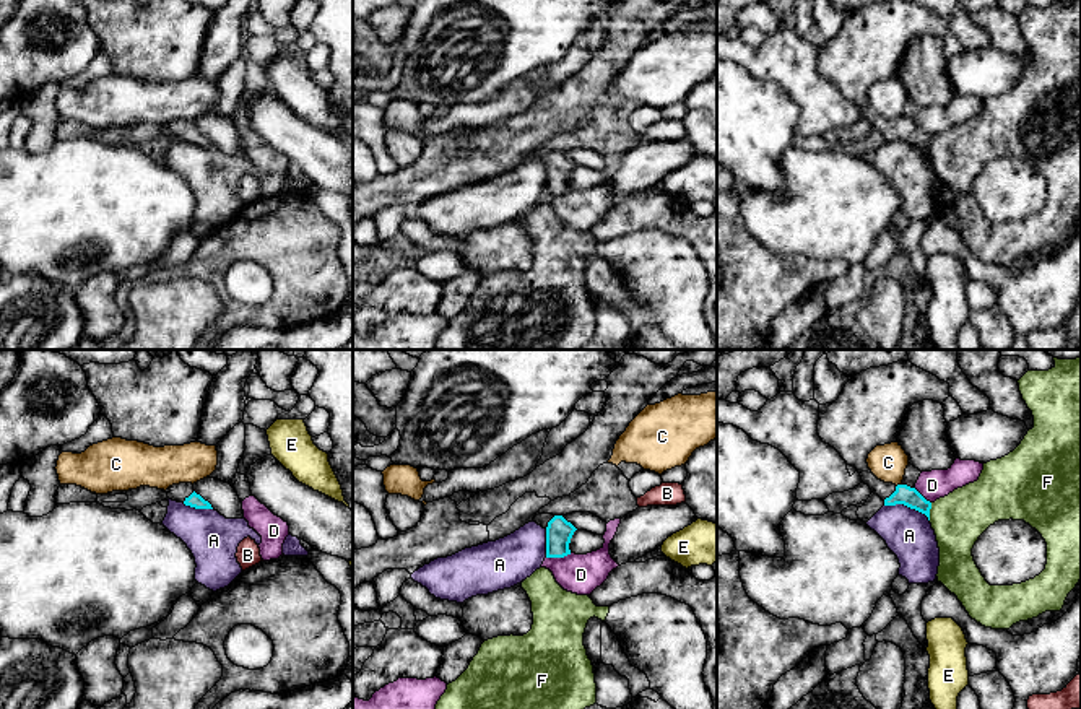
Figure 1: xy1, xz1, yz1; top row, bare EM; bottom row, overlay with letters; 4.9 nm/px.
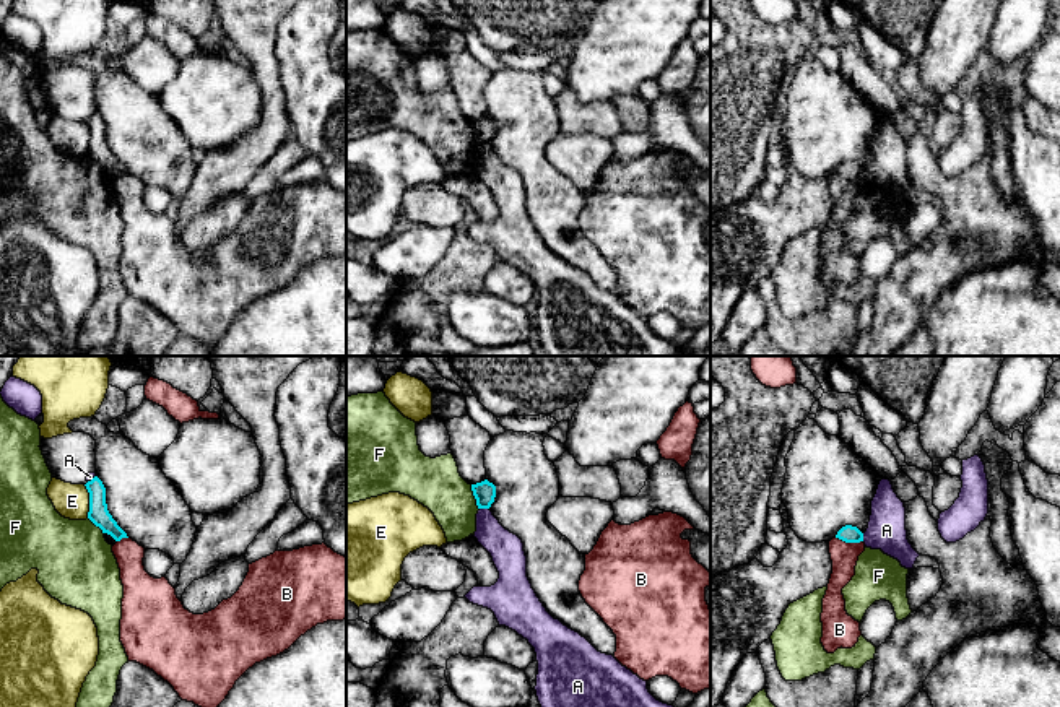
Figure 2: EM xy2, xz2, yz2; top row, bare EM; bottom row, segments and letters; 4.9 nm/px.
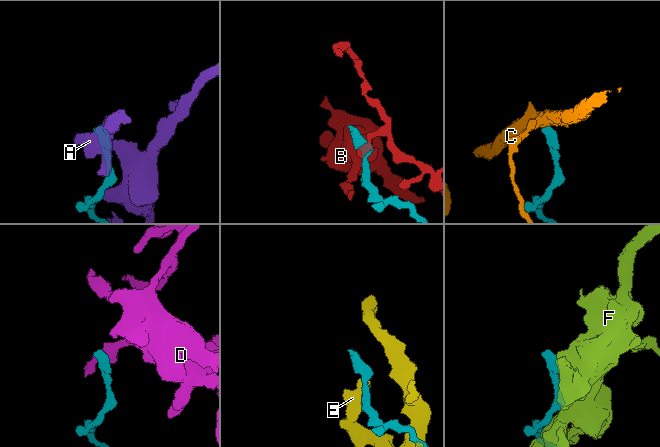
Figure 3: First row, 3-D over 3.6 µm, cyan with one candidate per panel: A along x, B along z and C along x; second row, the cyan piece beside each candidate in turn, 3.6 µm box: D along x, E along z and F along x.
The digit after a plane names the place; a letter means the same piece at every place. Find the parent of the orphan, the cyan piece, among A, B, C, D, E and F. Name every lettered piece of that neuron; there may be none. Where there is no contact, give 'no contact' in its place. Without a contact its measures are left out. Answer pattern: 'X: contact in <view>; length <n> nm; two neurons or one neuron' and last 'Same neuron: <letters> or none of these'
A: contact in yz1; length 240 nm; two neurons
B: contact in yz2; length 140 nm; two neurons
C: contact in yz1; length 40 nm; two neurons
D: contact in xz1; length 130 nm; two neurons
E: contact in xy2; length 170 nm; two neurons
F: contact in xz2; length 130 nm; two neurons
Same neuron: none of these

